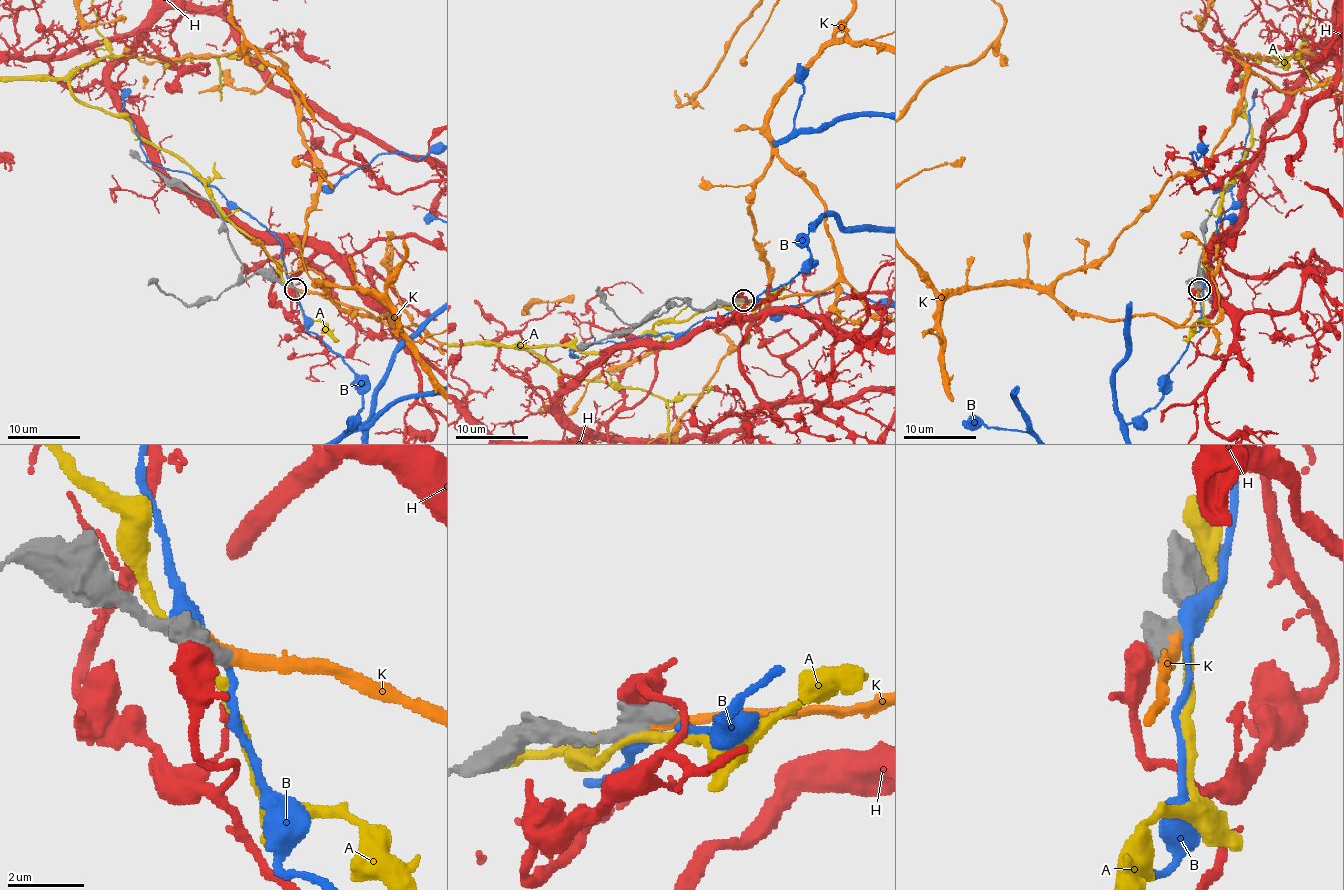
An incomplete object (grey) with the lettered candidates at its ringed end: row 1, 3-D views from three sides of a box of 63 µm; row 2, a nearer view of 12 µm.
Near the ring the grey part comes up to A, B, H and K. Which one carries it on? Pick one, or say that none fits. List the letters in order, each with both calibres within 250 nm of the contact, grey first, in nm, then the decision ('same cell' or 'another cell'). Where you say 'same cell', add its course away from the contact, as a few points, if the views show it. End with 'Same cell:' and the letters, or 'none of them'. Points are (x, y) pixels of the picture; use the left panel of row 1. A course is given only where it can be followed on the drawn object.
A: calibres 550 and 240 nm; another cell
B: calibres 550 and 440 nm; another cell
H: calibres 800 and 650 nm; another cell
K: calibres 500 and 360 nm; same cell
Same cell: K

